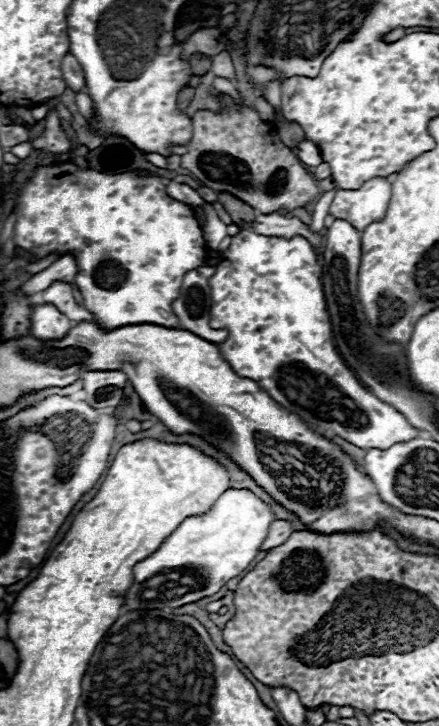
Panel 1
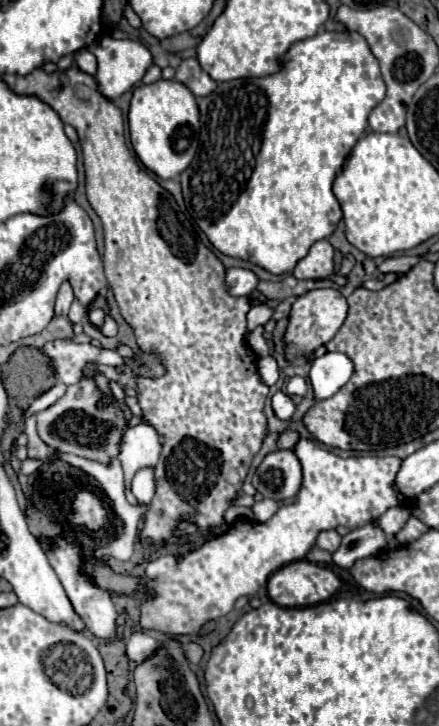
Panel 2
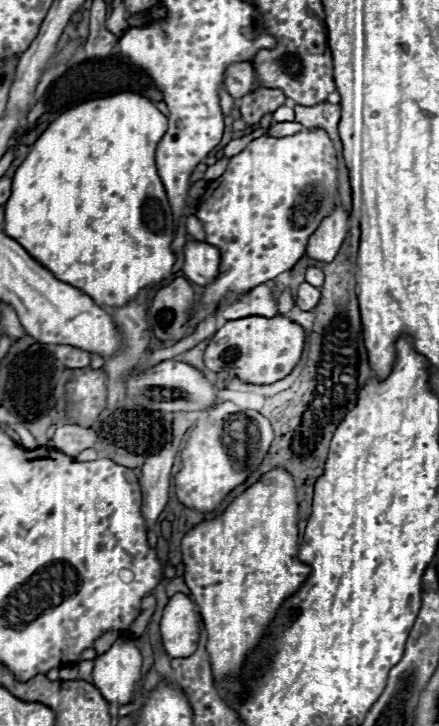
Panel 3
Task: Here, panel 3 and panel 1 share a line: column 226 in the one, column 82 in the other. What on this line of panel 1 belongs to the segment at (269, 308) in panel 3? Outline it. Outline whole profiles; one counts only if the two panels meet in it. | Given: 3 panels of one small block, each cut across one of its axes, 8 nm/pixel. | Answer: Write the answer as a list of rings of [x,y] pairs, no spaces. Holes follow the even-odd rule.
[[[54,282],[50,288],[46,288],[40,298],[44,302],[50,302],[54,304],[62,314],[66,314],[70,320],[92,320],[94,314],[90,314],[84,306],[78,306],[76,298],[74,298],[74,292],[72,292],[72,286],[68,282]]]

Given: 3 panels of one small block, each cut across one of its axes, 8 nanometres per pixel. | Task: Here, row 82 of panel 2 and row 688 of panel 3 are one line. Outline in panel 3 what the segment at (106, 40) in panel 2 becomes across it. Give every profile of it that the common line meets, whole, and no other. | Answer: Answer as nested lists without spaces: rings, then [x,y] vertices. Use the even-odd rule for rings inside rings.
[[[118,638],[104,654],[94,658],[92,684],[108,702],[128,704],[140,684],[142,656],[134,640]]]

